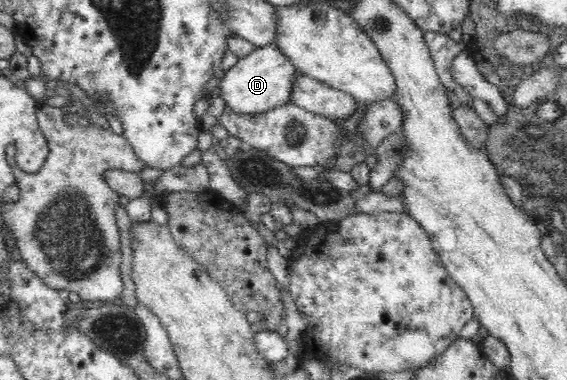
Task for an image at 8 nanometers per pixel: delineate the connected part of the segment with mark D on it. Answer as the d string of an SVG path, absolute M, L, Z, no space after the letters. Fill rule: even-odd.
M275 44L256 47L244 58L239 59L218 82L219 97L231 111L245 114L260 114L290 102L292 80L299 73L286 54Z

